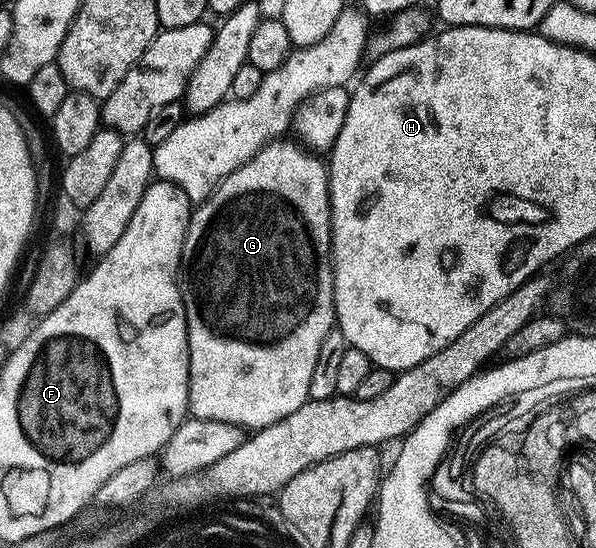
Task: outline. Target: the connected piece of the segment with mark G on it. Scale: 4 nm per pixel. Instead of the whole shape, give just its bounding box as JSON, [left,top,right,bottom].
[180,142,336,430]

